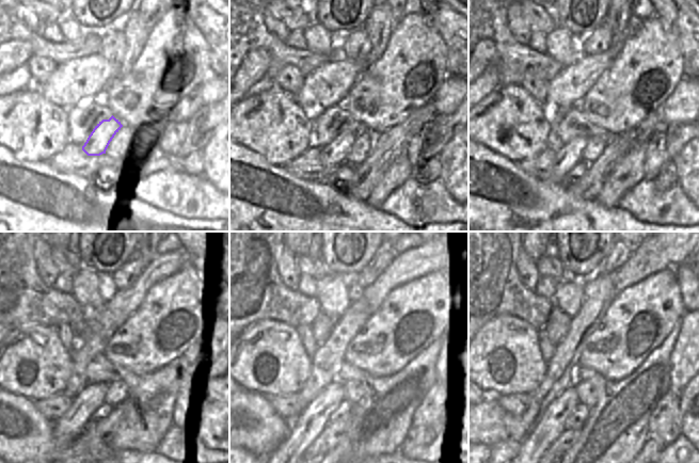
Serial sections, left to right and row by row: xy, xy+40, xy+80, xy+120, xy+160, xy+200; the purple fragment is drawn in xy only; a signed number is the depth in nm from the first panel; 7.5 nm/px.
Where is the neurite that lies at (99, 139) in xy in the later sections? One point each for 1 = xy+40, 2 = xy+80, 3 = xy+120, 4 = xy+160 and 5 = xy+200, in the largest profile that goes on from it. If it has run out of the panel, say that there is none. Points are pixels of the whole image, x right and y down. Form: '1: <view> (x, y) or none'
1: xy+40 (333, 155)
2: xy+80 (568, 157)
3: xy+120 (72, 425)
4: xy+160 (315, 417)
5: xy+200 (553, 421)

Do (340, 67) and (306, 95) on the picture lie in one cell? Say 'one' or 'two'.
one

